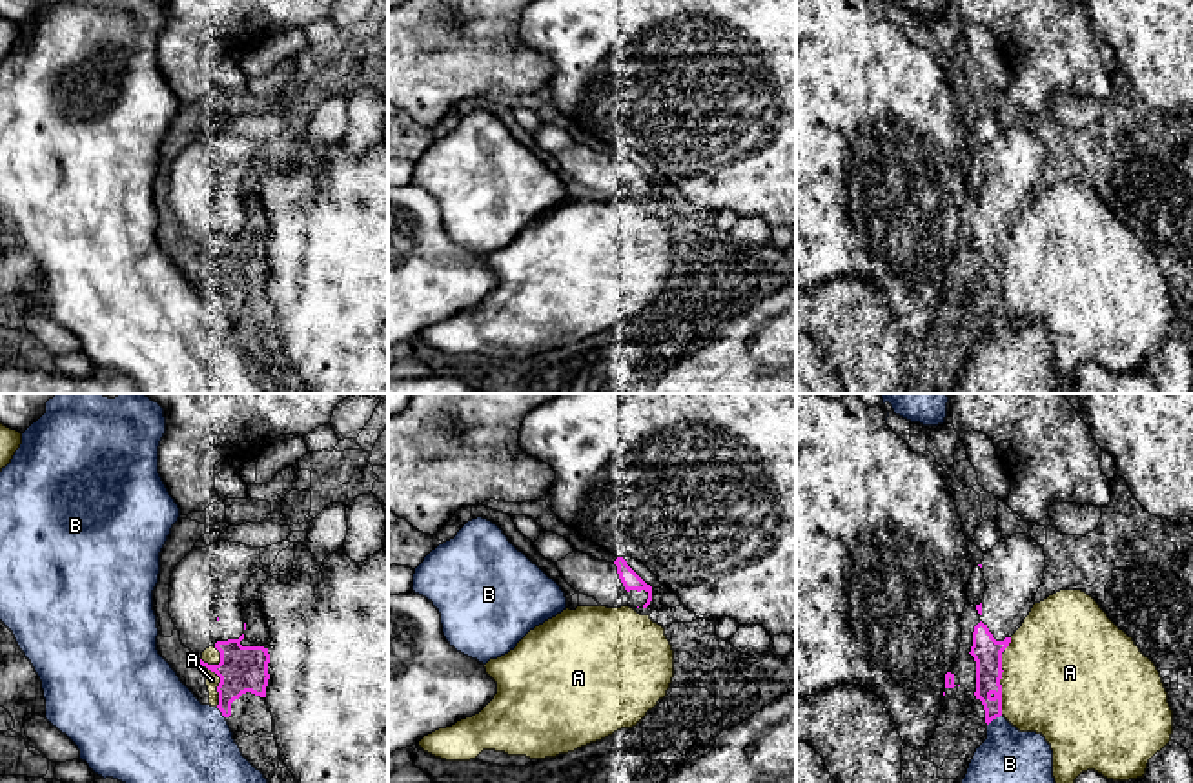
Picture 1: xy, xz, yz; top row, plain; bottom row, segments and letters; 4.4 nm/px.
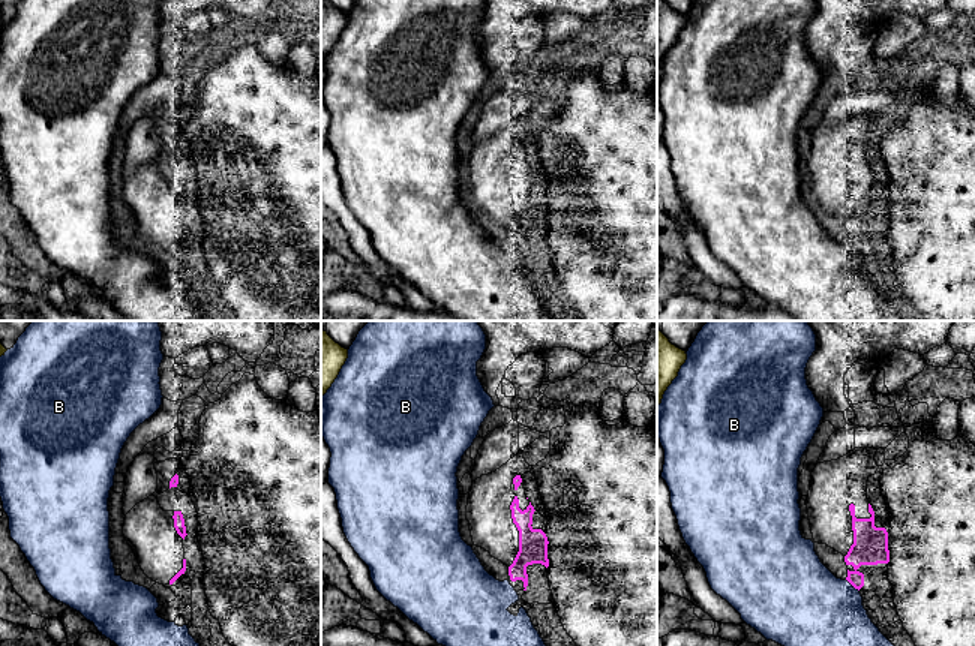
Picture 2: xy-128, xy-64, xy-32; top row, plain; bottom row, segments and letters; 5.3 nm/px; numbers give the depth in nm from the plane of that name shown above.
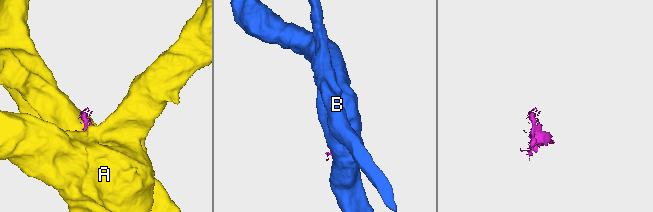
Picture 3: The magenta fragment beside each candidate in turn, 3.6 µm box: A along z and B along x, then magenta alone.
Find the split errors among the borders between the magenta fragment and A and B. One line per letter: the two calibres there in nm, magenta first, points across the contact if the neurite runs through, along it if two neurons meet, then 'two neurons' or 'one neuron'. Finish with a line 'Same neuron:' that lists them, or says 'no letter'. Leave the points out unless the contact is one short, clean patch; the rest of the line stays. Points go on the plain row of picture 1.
A: calibres 200 and 60 nm; two neurons
B: calibres 110 and 360 nm; two neurons
Same neuron: no letter

